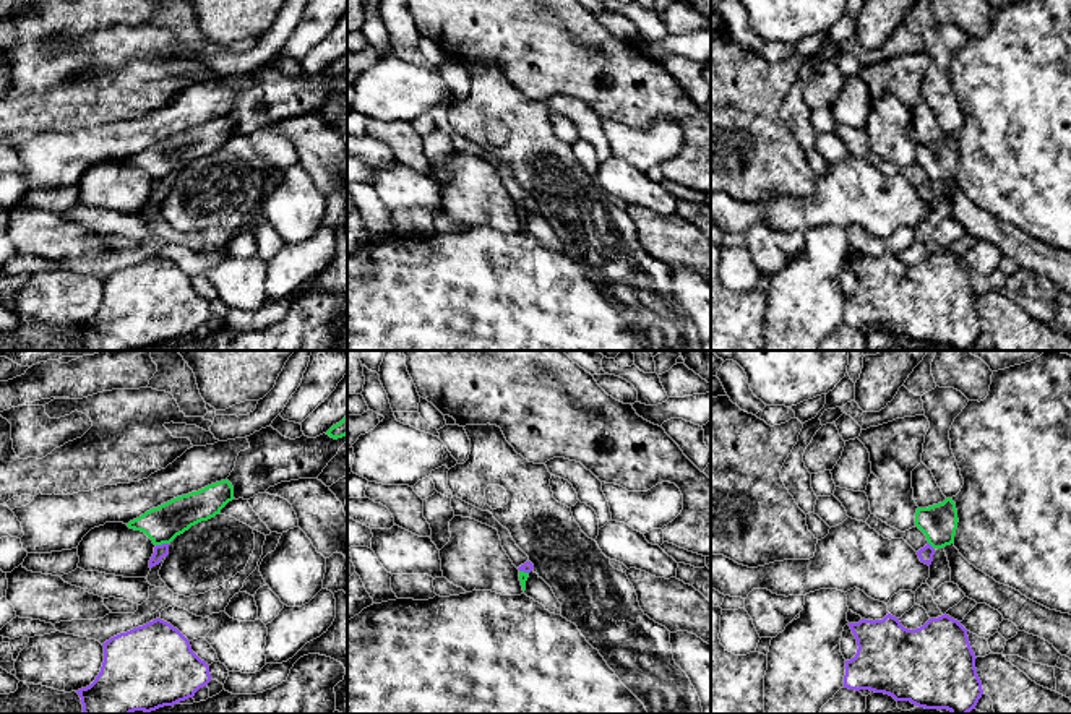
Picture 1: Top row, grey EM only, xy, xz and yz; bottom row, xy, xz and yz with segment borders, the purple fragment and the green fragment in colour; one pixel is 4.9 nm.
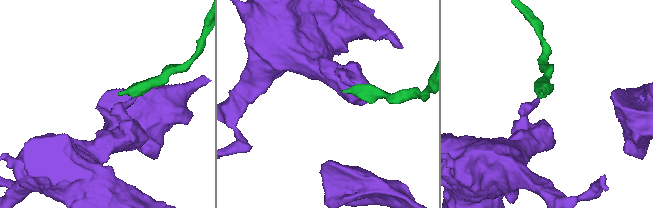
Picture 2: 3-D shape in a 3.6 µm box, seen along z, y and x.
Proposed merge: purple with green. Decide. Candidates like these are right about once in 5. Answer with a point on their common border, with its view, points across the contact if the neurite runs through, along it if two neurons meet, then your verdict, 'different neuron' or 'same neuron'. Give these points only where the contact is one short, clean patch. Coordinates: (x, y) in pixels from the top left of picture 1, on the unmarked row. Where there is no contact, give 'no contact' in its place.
meets purple in xy at (163, 180); border along xy (169, 179), (156, 182); different neuron

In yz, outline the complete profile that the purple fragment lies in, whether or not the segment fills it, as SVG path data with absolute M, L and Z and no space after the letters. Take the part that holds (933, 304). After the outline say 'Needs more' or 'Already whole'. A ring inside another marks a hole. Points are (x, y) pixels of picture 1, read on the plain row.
M888 250L883 256L849 260L857 290L845 297L844 325L884 329L896 338L910 338L925 346L948 346L951 351L969 351L983 331L975 305L975 290L967 266L949 252L930 255L917 266L907 266L899 255Z. Already whole

